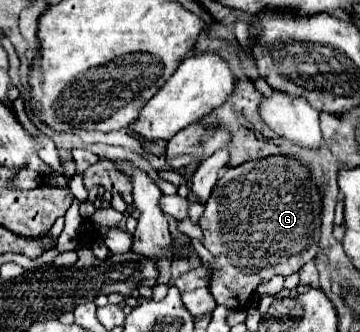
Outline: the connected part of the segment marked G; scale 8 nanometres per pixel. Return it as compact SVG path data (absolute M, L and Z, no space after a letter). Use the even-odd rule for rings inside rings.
M269 156L251 160L243 166L223 170L205 204L199 226L203 230L201 242L217 262L217 276L209 284L215 302L233 310L245 310L261 282L271 280L275 274L289 276L315 258L321 230L321 194L311 184L307 168L295 158Z

